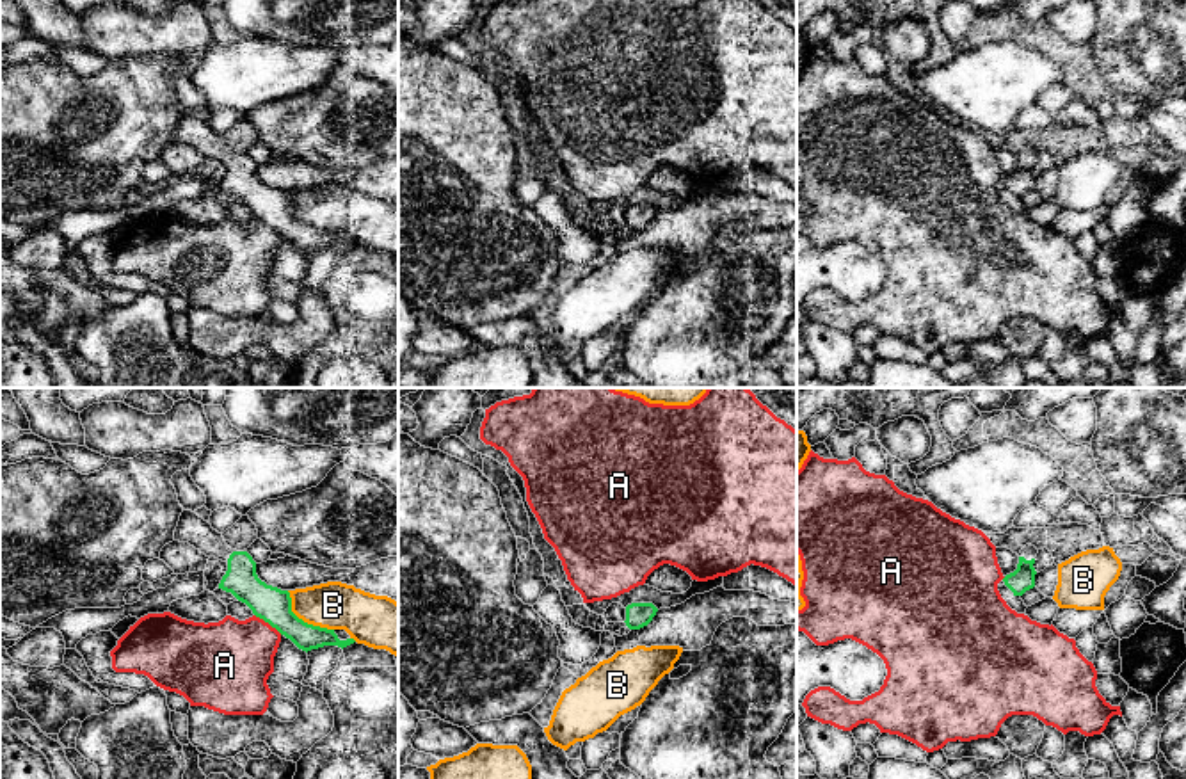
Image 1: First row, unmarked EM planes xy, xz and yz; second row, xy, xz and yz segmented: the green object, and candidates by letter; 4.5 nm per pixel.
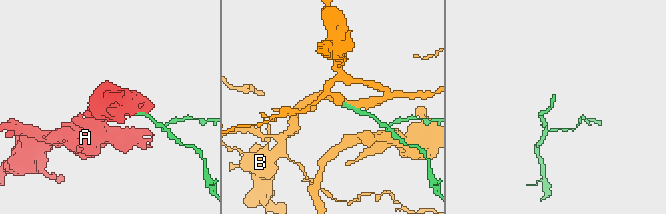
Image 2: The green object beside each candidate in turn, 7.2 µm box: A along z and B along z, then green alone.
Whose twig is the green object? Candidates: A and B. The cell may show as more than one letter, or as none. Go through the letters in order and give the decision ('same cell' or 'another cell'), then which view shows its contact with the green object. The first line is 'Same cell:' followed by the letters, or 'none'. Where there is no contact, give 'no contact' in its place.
Same cell: none
A: another cell; contact in xy
B: another cell; contact in xy

